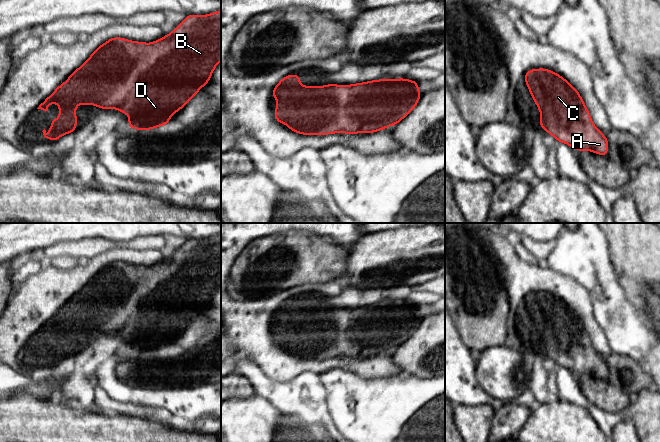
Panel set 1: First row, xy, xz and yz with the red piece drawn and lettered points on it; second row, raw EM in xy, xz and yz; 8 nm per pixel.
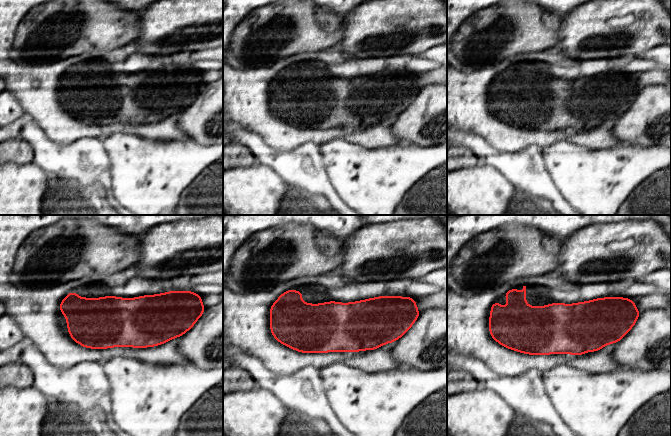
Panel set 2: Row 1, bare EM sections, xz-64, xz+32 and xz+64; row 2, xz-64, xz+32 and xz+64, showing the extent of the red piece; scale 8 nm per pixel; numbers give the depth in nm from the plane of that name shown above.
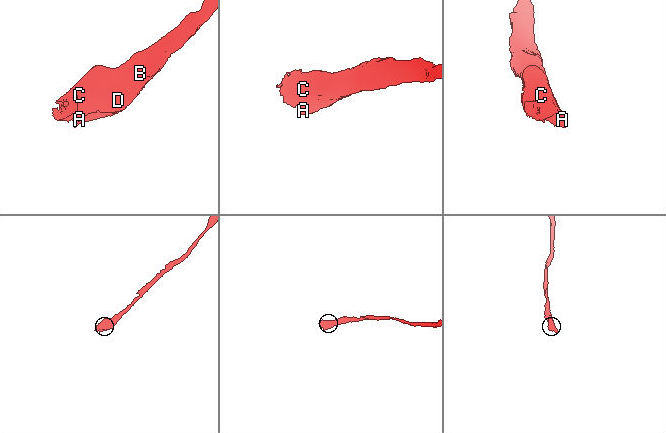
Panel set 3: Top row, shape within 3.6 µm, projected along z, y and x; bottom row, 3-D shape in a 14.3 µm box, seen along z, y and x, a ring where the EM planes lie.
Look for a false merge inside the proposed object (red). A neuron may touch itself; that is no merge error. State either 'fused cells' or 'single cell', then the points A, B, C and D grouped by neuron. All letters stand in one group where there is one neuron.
single cell | A B C D

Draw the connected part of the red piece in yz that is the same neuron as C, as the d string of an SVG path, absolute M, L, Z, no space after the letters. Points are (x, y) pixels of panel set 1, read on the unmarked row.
M538 292L528 294L524 304L541 338L539 351L557 366L565 367L578 376L587 374L600 380L608 379L608 361L594 349L581 319L566 303L550 293Z

